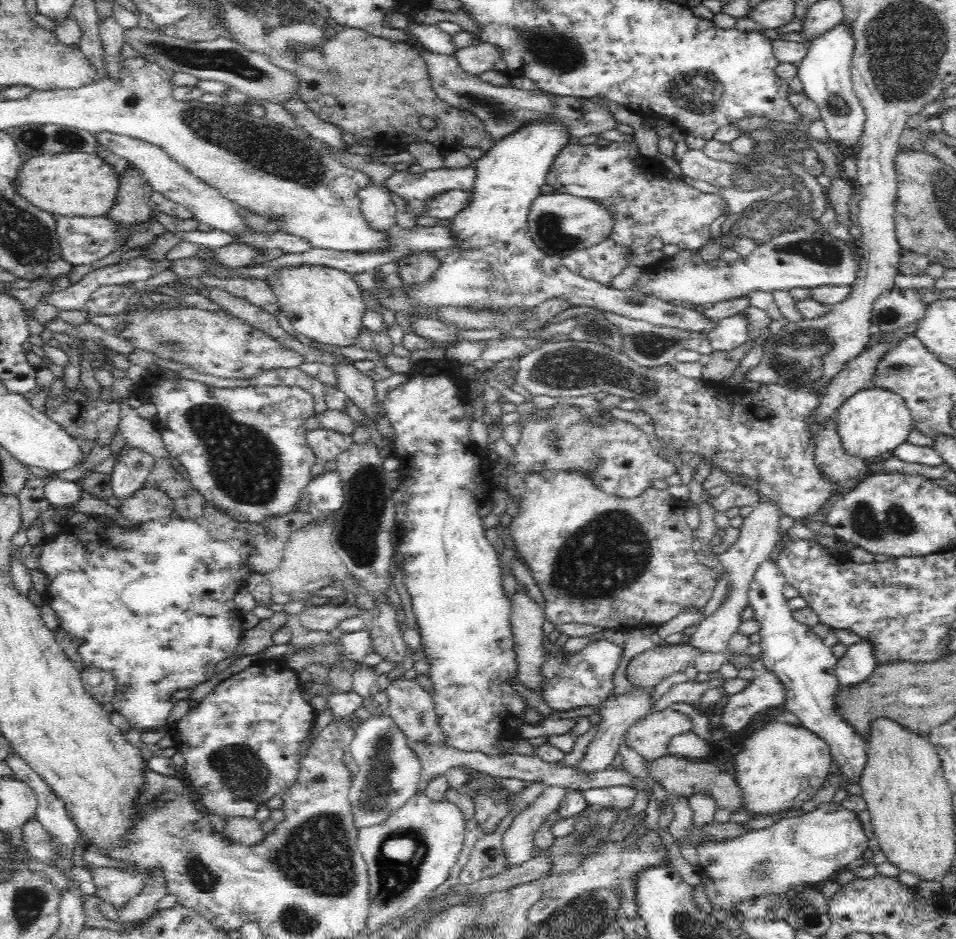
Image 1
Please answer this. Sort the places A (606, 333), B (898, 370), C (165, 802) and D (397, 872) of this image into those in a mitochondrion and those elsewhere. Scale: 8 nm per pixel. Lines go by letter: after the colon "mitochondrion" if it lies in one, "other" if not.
A: mitochondrion
B: mitochondrion
C: mitochondrion
D: mitochondrion

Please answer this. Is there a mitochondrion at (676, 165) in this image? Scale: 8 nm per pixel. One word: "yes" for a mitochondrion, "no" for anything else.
no

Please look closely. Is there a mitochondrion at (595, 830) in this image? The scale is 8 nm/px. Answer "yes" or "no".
yes

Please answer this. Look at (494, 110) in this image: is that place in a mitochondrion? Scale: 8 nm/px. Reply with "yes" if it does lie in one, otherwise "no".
yes

